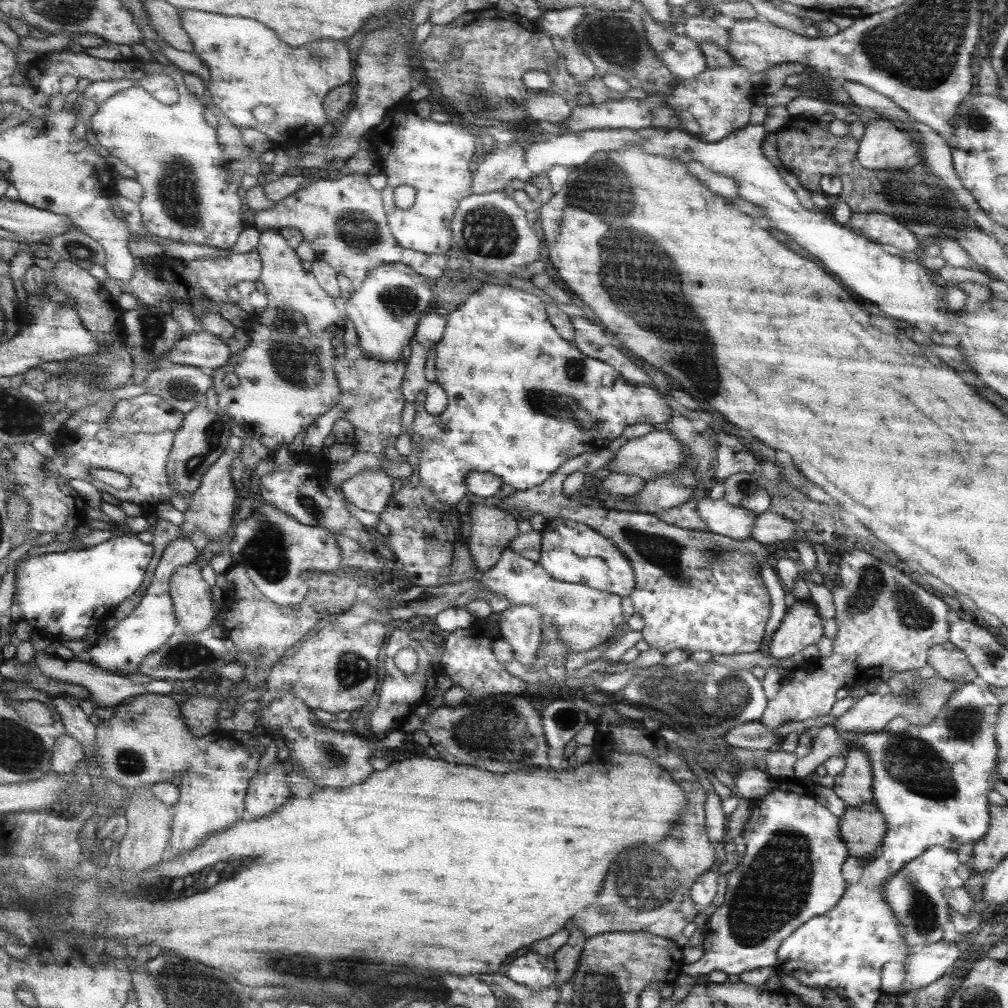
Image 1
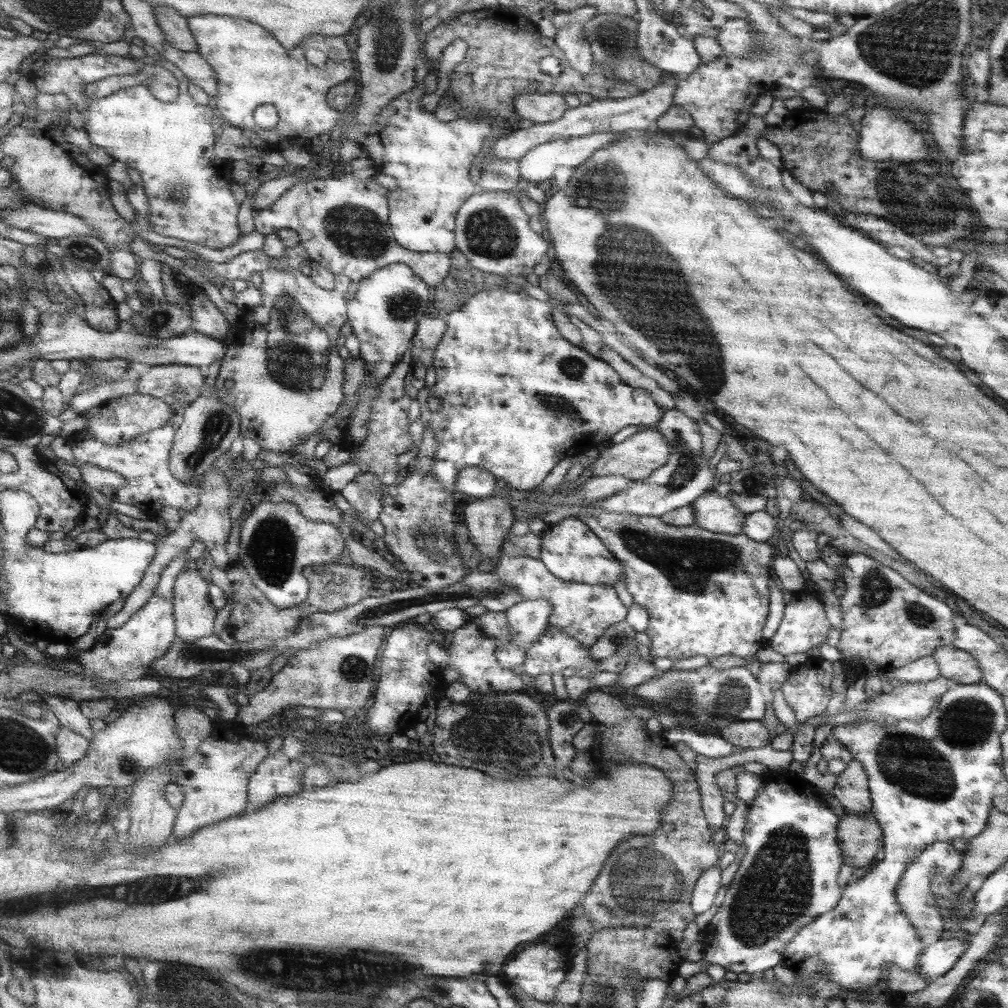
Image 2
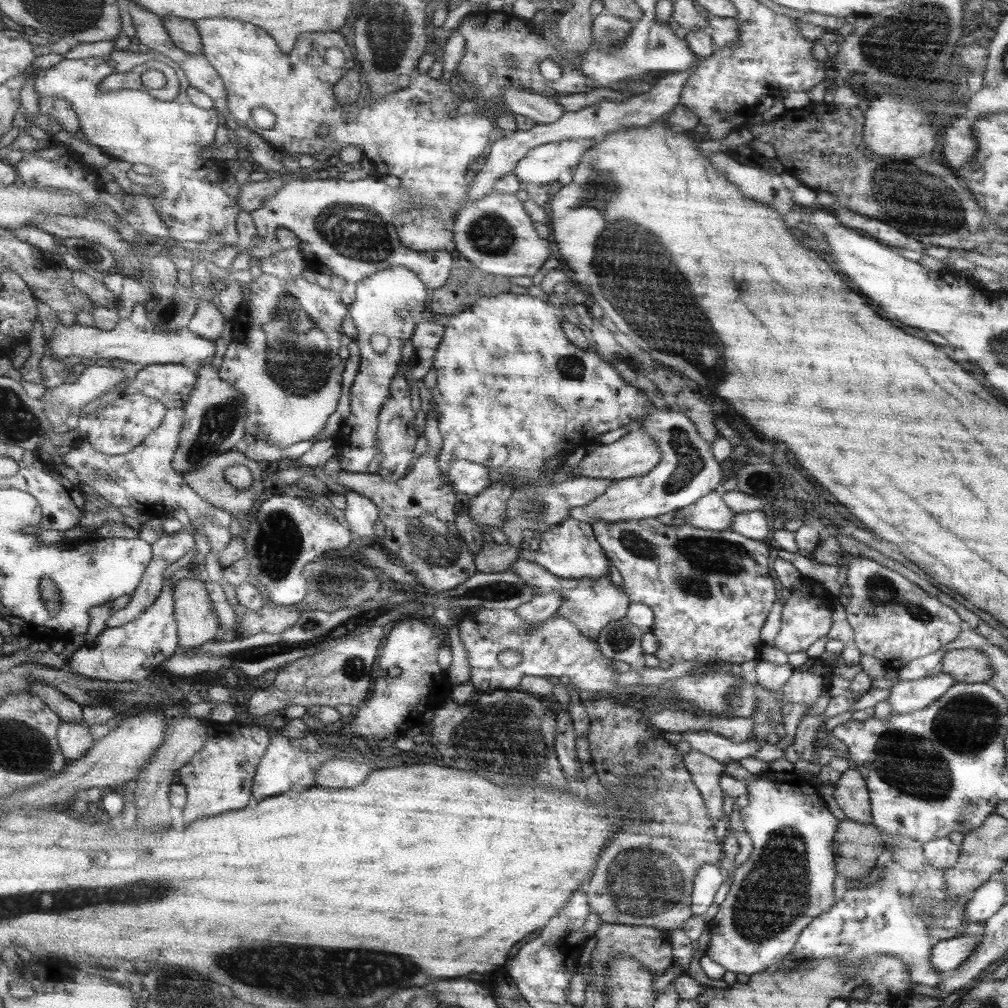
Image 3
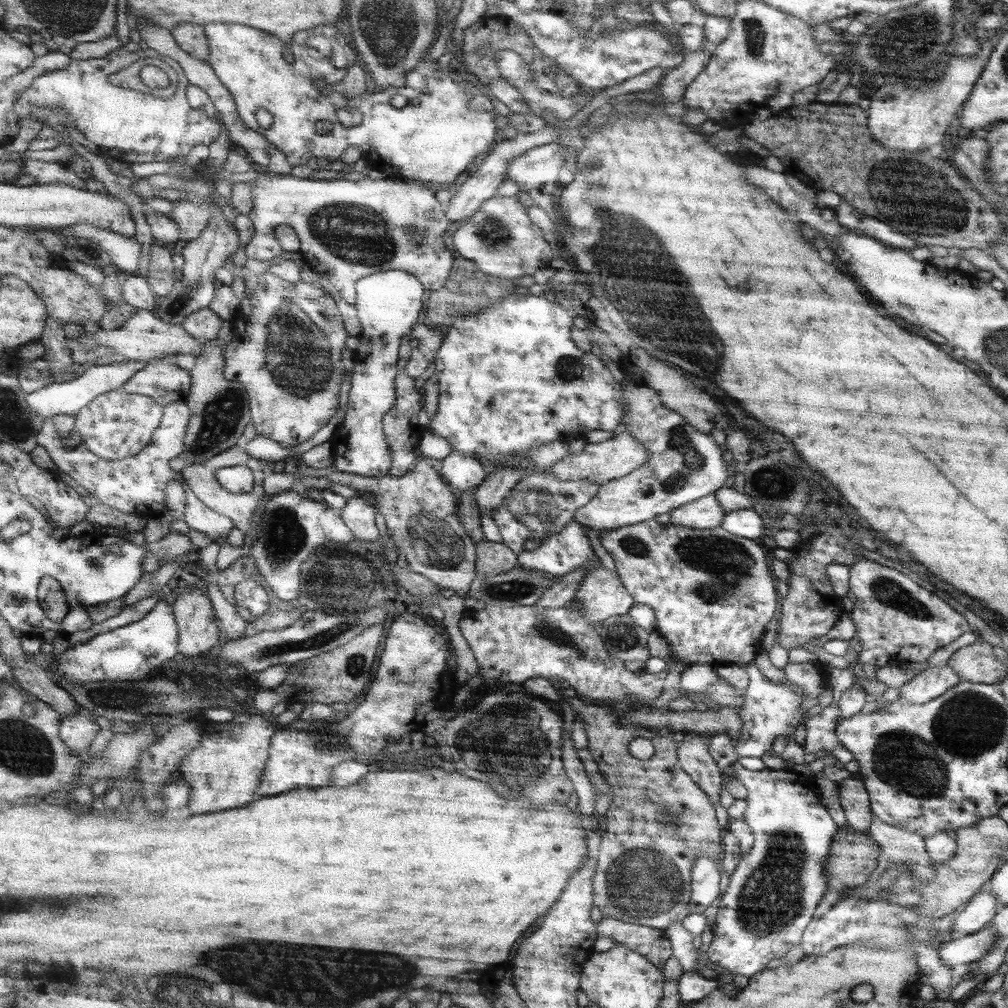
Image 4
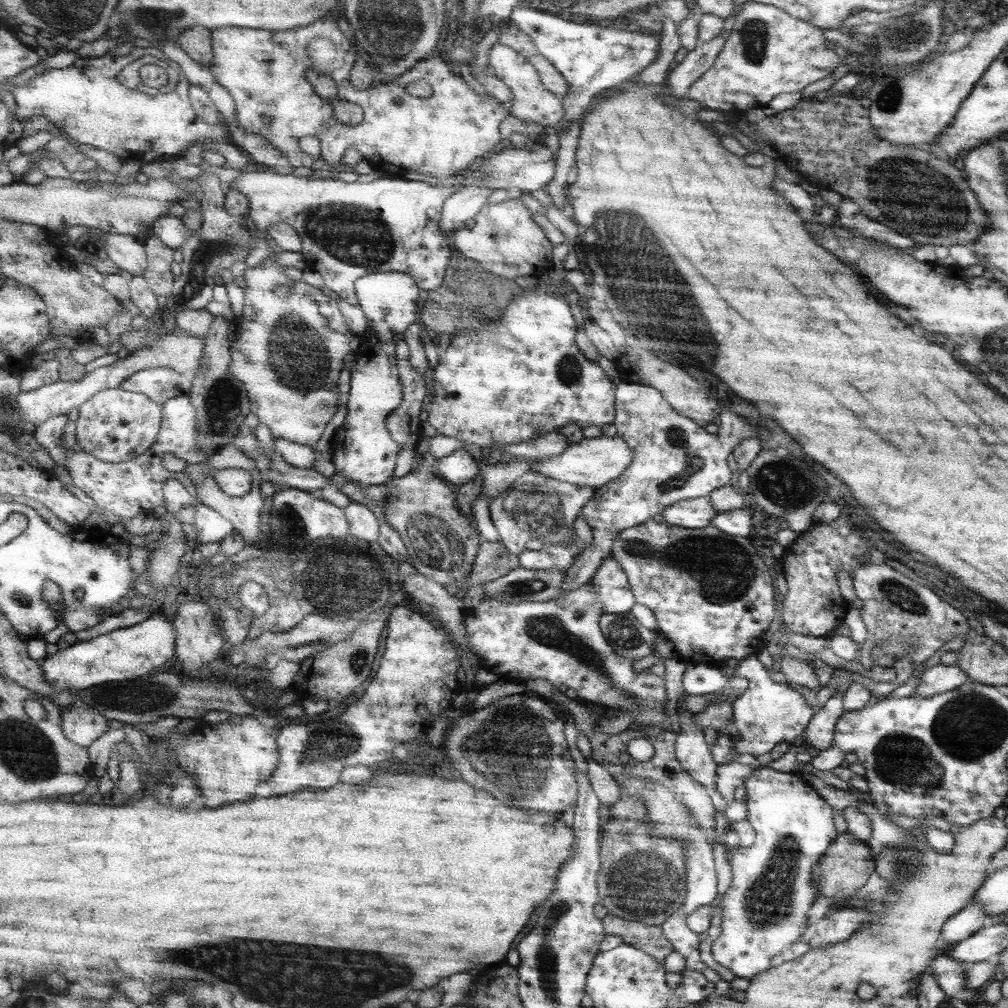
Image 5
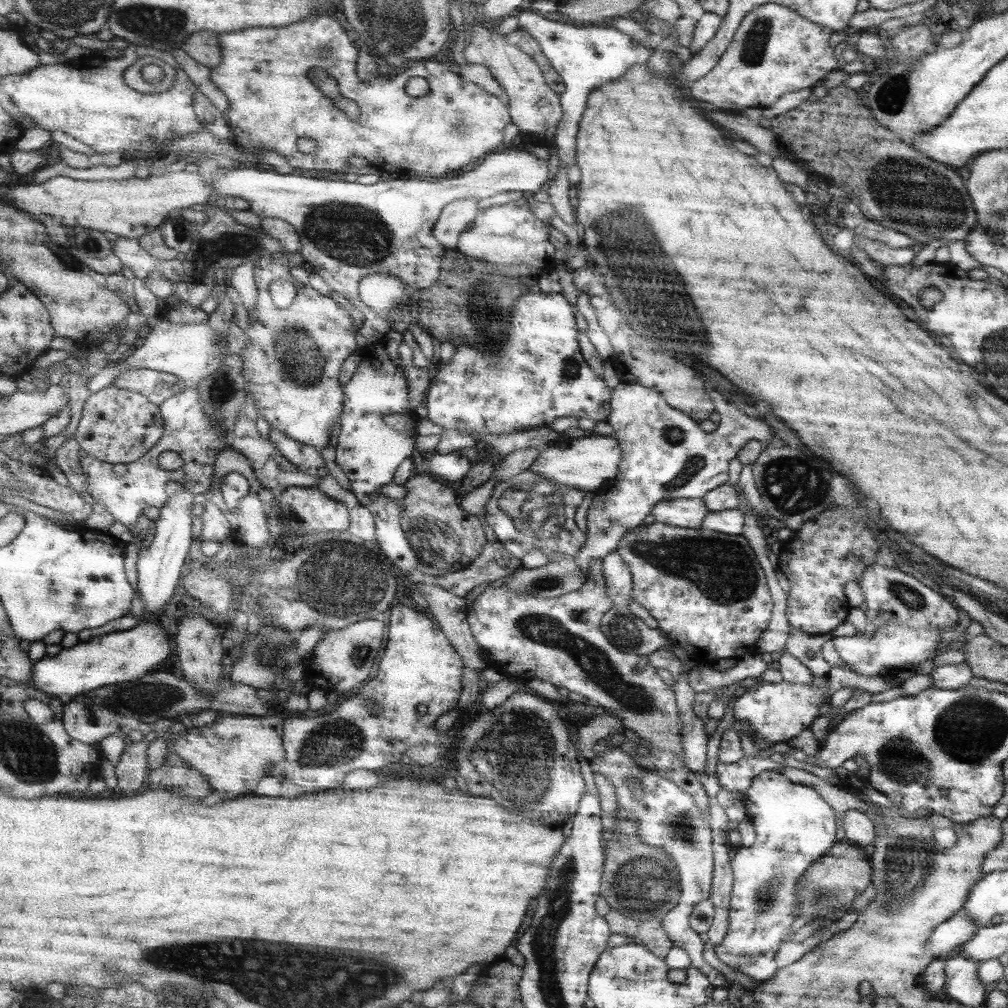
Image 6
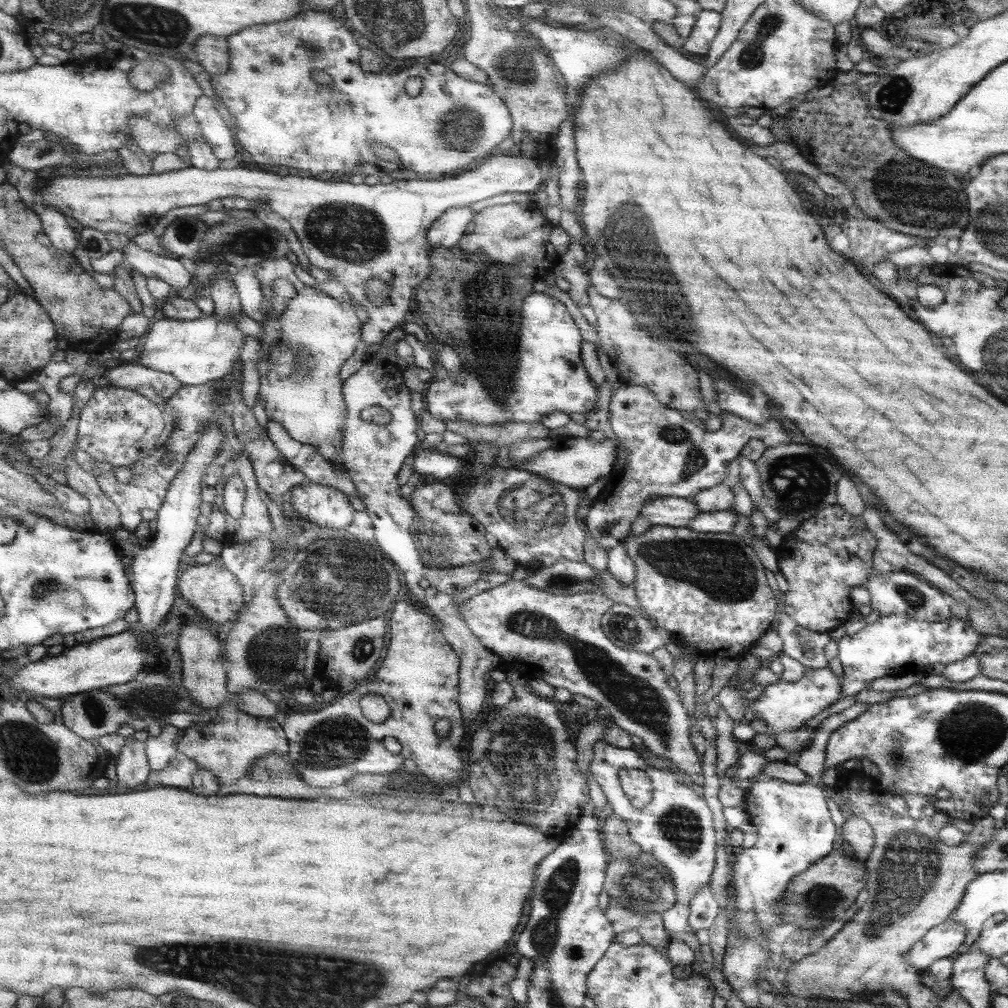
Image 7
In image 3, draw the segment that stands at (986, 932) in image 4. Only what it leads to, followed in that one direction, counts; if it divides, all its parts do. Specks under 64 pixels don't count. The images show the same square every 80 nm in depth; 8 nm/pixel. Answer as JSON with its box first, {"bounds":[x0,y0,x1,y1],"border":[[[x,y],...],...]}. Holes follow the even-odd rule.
{"bounds":[931,931,980,977],"border":[[[960,931],[959,935],[949,938],[933,941],[931,945],[931,967],[941,973],[941,977],[950,977],[959,970],[961,962],[969,958],[969,953],[976,948],[980,936],[969,936]]]}

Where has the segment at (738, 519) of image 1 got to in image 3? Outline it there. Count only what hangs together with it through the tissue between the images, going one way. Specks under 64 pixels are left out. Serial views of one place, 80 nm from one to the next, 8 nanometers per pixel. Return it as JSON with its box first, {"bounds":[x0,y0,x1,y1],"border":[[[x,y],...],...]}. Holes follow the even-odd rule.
{"bounds":[677,491,733,530],"border":[[[713,491],[683,509],[677,510],[684,516],[684,522],[701,530],[729,530],[733,510],[727,508],[721,492]]]}

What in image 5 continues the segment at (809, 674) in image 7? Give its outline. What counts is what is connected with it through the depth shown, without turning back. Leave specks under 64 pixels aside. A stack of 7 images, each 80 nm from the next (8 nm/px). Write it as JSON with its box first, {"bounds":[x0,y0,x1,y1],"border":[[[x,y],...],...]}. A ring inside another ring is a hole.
{"bounds":[681,655,810,764],"border":[[[749,655],[747,658],[739,661],[739,665],[734,668],[734,675],[746,678],[748,687],[738,696],[731,697],[732,703],[732,723],[736,729],[734,743],[731,748],[730,735],[722,733],[717,736],[716,741],[710,748],[710,755],[717,764],[727,764],[732,760],[733,754],[767,754],[777,742],[785,742],[793,744],[798,737],[801,736],[801,730],[807,724],[810,715],[810,706],[807,704],[803,695],[797,692],[796,689],[789,687],[788,683],[777,683],[770,678],[770,675],[759,664],[756,655]],[[699,662],[689,663],[681,679],[683,692],[689,696],[720,692],[725,683],[726,677],[717,665]]]}

